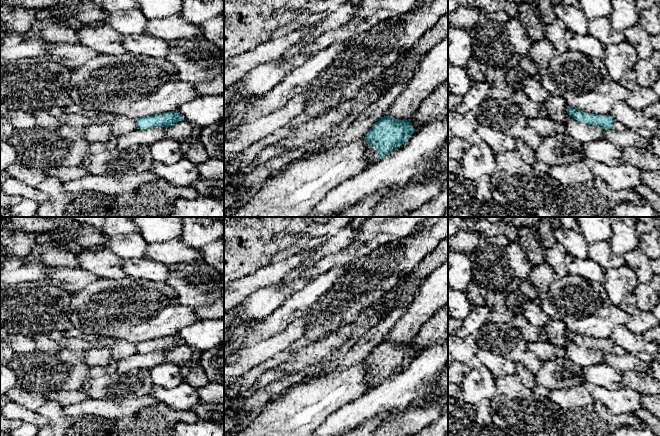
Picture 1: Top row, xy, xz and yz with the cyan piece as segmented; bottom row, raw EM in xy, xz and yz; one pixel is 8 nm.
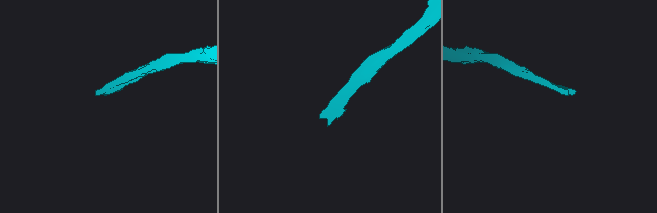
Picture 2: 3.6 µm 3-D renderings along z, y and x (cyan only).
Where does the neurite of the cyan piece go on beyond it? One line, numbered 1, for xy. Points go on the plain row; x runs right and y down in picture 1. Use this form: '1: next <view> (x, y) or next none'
1: next none

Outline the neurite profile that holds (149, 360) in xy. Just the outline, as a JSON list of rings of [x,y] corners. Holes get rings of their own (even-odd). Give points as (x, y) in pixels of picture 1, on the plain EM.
[[[153,351],[133,355],[117,361],[117,372],[127,373],[136,369],[152,369],[165,362],[165,351]]]

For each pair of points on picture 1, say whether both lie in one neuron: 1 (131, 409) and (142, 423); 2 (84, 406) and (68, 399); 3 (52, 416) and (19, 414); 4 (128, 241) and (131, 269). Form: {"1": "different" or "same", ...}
{"1": "different", "2": "different", "3": "different", "4": "different"}

